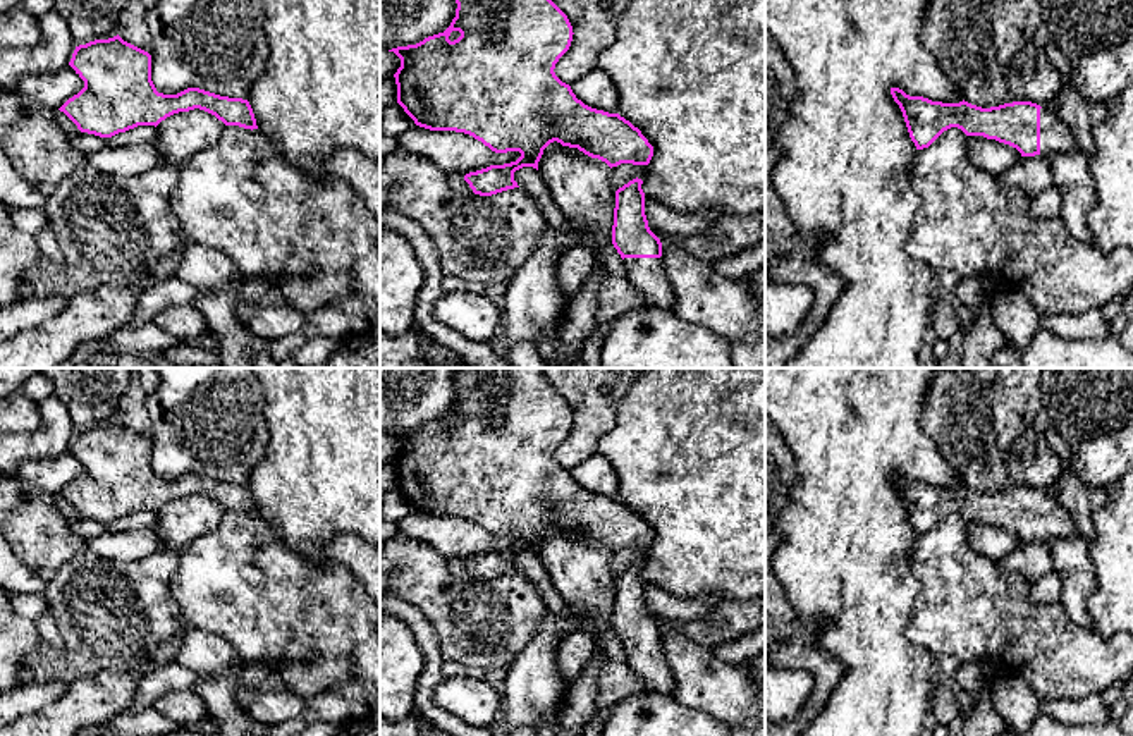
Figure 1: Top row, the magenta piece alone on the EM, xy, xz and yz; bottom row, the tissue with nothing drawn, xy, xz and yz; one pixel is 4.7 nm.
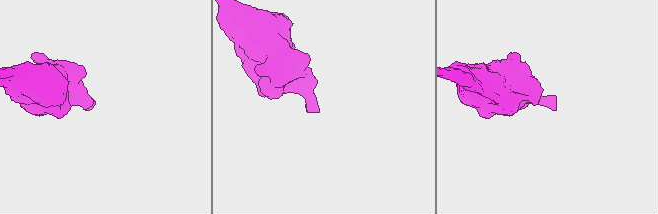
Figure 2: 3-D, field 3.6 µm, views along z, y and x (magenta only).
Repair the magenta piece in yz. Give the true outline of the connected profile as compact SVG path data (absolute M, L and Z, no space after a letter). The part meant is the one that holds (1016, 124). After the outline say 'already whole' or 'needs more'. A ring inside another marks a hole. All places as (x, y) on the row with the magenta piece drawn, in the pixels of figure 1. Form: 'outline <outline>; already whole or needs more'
outline M891 88L916 150L928 148L944 131L961 129L1016 148L1021 156L1080 151L1071 131L1047 107L1013 101L982 108L968 101L942 103Z; needs more

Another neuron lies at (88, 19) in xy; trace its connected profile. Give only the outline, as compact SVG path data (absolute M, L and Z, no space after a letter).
M53 0L55 12L67 22L76 45L119 34L120 12L127 0Z

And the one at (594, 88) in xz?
M595 67L569 86L585 105L609 113L619 113L617 89L603 71Z

